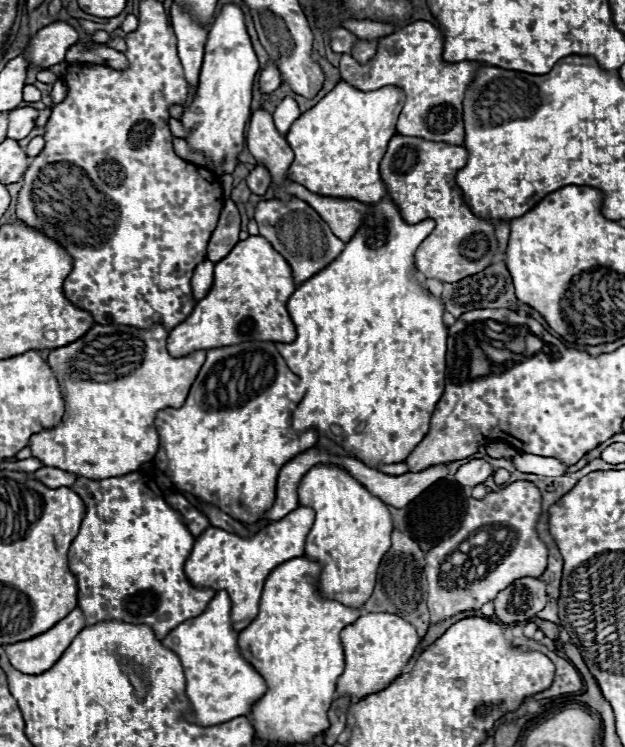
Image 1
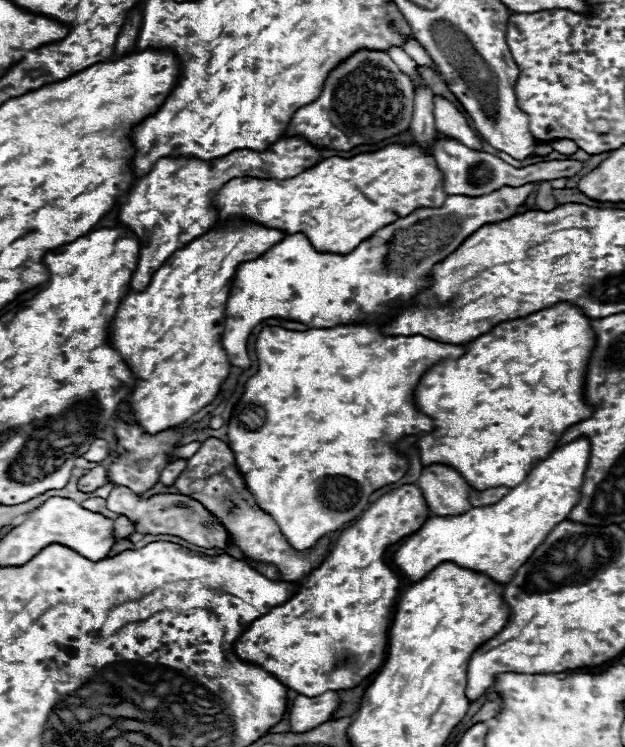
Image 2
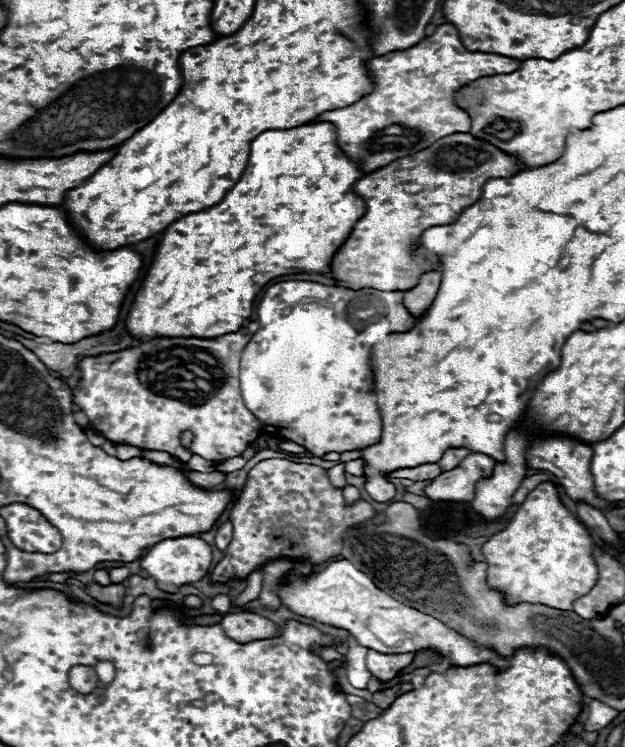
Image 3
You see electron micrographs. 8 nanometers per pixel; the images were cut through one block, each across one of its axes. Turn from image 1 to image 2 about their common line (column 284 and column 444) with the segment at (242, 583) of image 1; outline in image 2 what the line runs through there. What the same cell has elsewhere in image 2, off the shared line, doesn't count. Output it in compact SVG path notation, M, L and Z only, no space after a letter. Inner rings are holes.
M584 436L556 446L548 458L534 464L526 478L518 486L510 488L500 502L484 508L472 506L458 516L430 516L418 532L400 542L392 552L392 564L410 582L420 582L442 562L456 562L464 568L484 572L500 584L508 584L516 570L546 540L548 532L552 532L556 524L564 522L580 502L588 460L590 440Z

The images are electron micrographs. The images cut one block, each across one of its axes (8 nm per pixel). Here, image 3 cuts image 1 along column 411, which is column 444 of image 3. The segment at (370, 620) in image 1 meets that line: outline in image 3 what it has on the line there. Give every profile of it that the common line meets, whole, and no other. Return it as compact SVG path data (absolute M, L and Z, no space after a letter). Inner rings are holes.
M348 560L328 562L322 570L308 574L306 580L296 580L290 586L280 586L278 596L288 608L306 618L314 618L322 624L348 630L362 646L376 652L424 652L434 650L450 660L452 666L472 666L490 662L498 670L508 668L508 658L500 656L492 648L480 648L476 642L460 636L440 620L422 614L380 590L364 572L356 570Z

